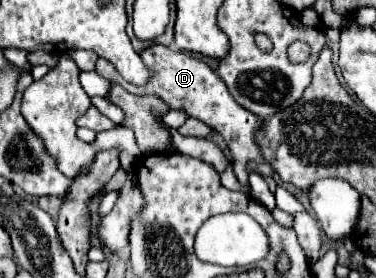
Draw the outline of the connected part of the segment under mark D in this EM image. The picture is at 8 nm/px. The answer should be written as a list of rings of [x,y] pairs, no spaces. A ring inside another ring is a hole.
[[[153,44],[153,46],[145,48],[145,50],[141,50],[139,56],[141,56],[143,64],[153,72],[153,76],[149,78],[149,84],[145,84],[145,86],[135,86],[135,84],[125,82],[123,76],[105,58],[97,60],[95,72],[99,76],[103,76],[105,80],[121,84],[131,94],[157,94],[161,100],[165,100],[169,104],[169,108],[185,110],[189,116],[193,116],[193,118],[205,122],[207,126],[211,126],[213,130],[217,130],[225,138],[225,142],[229,144],[237,178],[241,182],[247,182],[247,162],[255,160],[255,162],[263,164],[259,148],[253,142],[253,132],[261,124],[261,118],[257,118],[255,114],[251,114],[249,110],[239,106],[233,100],[233,96],[229,94],[227,86],[217,78],[217,74],[203,60],[199,60],[195,56],[189,56],[189,54],[181,52],[181,50],[173,52],[171,48],[161,46],[161,44]]]

